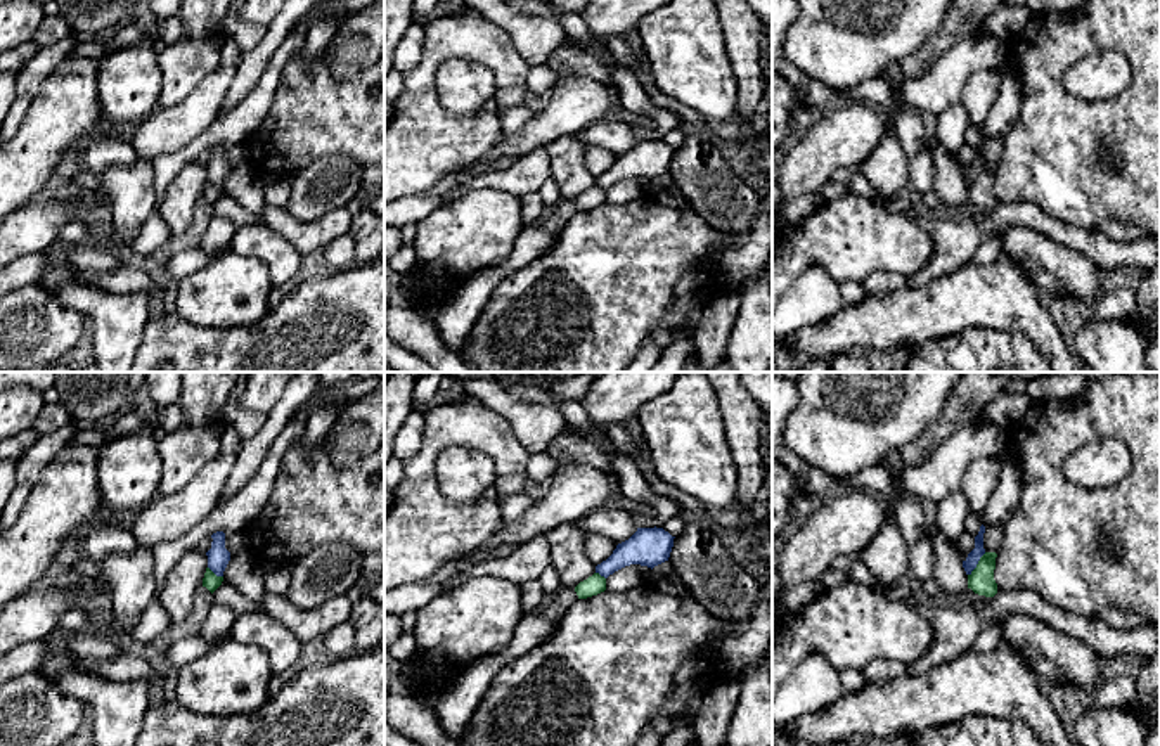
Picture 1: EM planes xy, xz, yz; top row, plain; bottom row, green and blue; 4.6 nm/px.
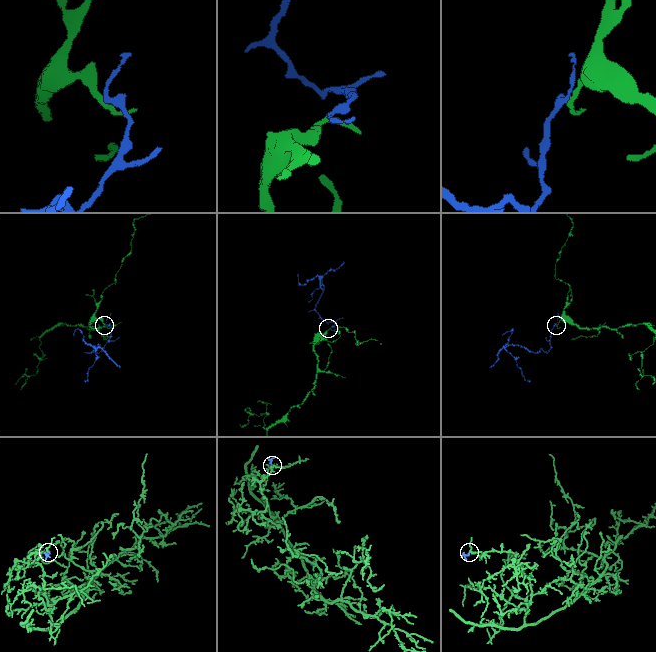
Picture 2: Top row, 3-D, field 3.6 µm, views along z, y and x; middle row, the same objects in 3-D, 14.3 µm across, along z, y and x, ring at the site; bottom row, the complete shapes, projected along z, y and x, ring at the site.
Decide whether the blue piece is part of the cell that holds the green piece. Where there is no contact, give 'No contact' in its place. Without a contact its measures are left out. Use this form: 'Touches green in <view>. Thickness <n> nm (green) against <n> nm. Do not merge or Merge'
Touches green in yz. Thickness 120 nm (green) against 60 nm. Do not merge

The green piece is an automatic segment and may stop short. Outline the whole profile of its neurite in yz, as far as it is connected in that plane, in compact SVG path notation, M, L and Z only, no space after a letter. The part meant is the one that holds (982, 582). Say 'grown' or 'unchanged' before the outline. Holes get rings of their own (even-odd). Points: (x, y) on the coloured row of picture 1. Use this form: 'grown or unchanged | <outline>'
unchanged | M985 552L976 568L968 575L968 588L978 595L994 597L997 594L997 583L994 580L996 552Z

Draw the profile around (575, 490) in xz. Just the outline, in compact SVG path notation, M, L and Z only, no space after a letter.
M585 464L559 466L549 492L532 509L516 521L504 521L493 537L467 556L478 561L497 547L509 543L518 547L545 537L561 524L580 523L592 511L608 507L620 497L623 495L616 474Z

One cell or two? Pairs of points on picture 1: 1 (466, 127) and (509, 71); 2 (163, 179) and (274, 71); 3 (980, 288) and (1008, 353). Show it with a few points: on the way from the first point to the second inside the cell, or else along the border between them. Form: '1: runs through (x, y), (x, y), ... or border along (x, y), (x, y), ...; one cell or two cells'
1: runs through (426, 102), (426, 68), (447, 47), (470, 47); one cell
2: runs through (191, 153), (215, 134), (227, 130), (255, 102); one cell
3: border along (958, 331), (970, 327), (1020, 331), (1036, 347); two cells

